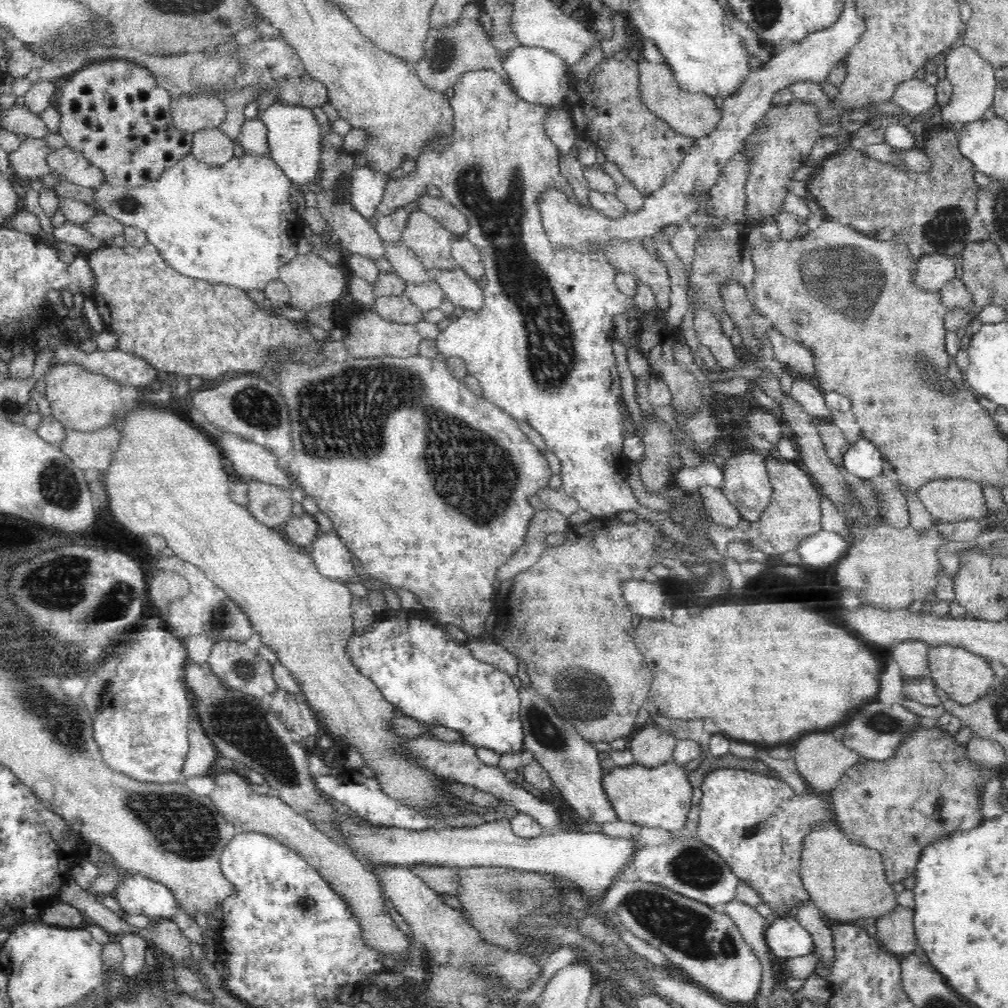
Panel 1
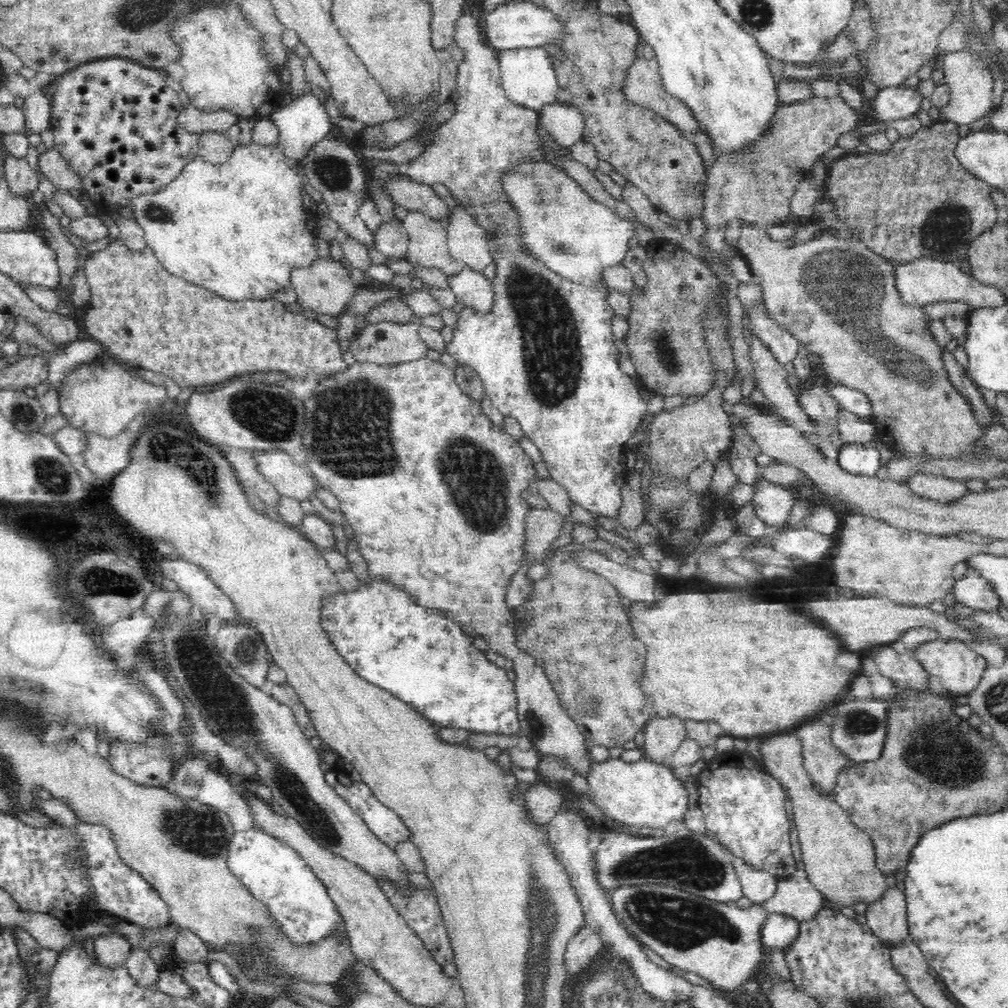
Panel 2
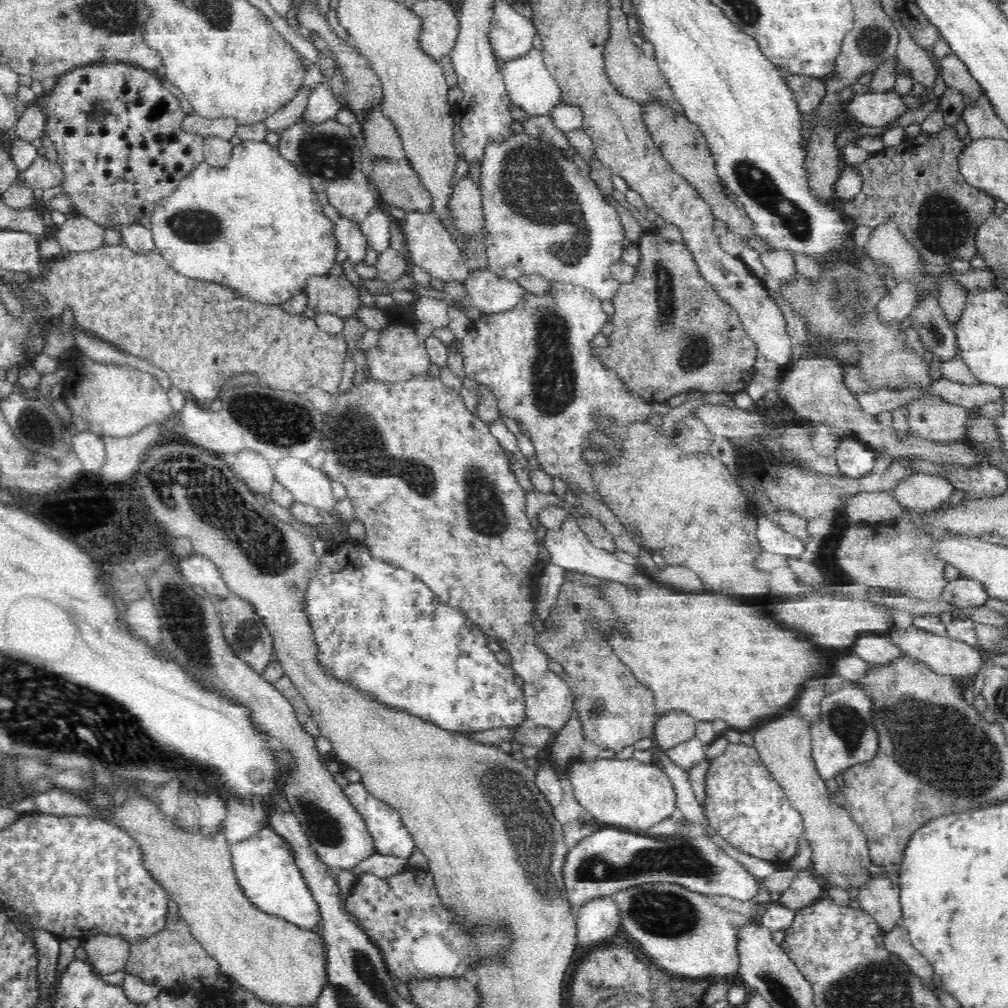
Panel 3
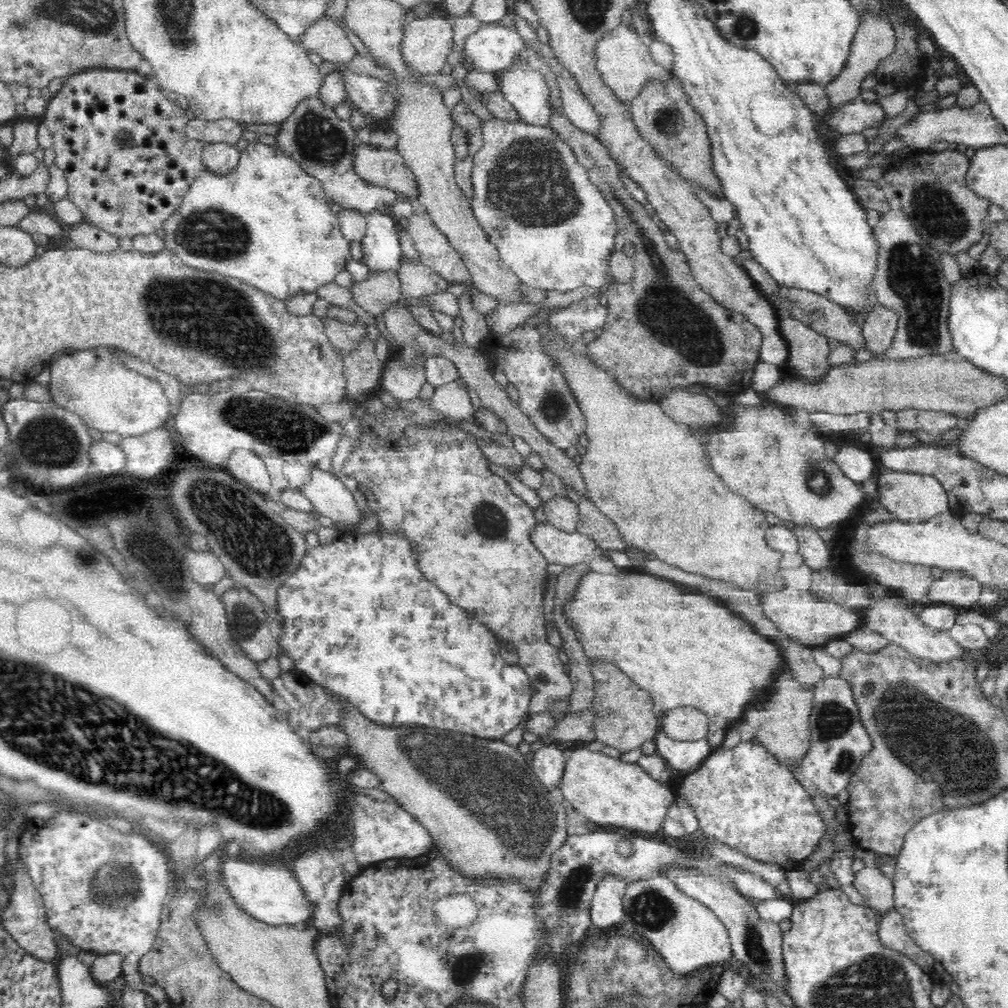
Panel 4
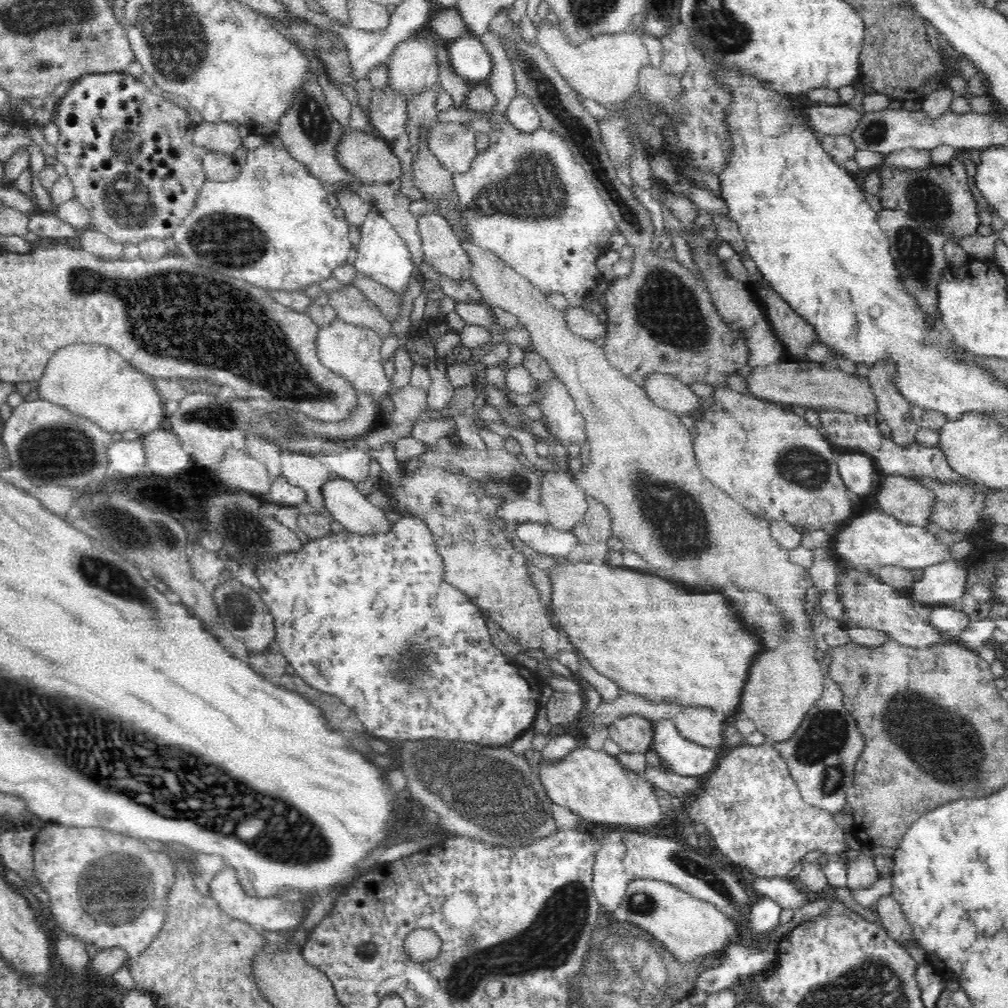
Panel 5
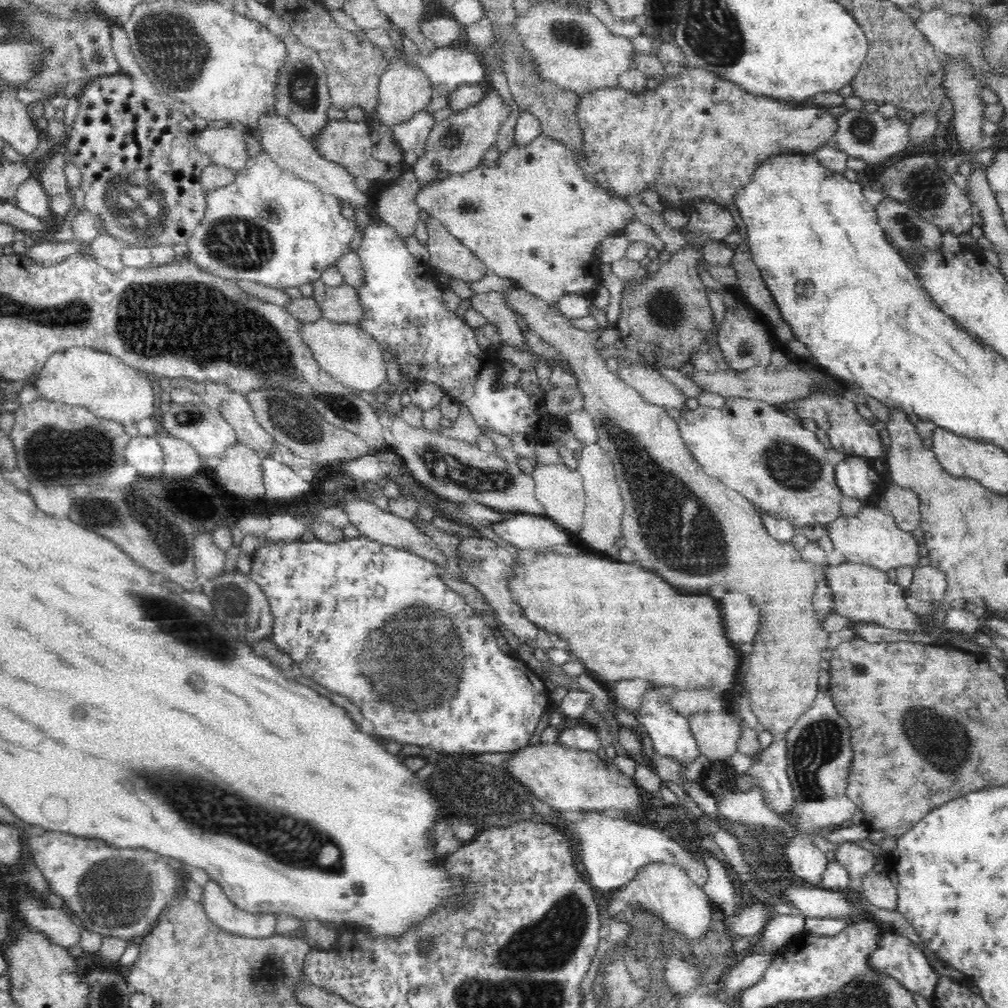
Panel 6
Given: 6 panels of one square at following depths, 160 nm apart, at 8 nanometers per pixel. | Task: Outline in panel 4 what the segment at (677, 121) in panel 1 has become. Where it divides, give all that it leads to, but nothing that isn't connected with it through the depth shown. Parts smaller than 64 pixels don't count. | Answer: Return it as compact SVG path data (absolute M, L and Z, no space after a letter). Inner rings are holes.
M618 26L616 30L608 32L604 38L596 42L594 46L594 61L596 69L605 84L612 90L619 102L629 104L634 101L648 80L668 80L672 73L662 69L654 62L649 53L649 46L642 43L640 36L632 26Z

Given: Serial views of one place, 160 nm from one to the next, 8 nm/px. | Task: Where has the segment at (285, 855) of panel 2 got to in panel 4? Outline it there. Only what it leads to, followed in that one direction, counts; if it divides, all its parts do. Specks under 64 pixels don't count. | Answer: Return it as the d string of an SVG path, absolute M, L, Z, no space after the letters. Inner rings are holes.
M294 856L284 857L284 861L258 862L238 858L225 860L220 868L220 883L226 887L228 895L234 899L240 911L253 916L270 926L294 925L302 927L307 924L313 910L312 902L306 898L293 873Z

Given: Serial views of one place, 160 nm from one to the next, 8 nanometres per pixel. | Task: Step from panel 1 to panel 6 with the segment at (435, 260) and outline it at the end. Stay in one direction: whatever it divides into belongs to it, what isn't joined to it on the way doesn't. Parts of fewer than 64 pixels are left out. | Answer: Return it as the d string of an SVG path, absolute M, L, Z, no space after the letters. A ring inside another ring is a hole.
M434 217L425 220L428 229L429 266L442 274L469 282L482 280L490 272L467 246Z

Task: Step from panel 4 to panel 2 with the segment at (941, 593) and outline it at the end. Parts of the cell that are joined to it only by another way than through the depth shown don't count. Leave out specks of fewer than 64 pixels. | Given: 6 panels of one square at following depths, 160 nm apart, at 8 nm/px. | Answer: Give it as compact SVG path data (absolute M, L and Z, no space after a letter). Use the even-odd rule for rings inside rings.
M968 569L962 580L956 580L951 594L961 605L986 611L996 611L1002 605L992 585L976 570Z

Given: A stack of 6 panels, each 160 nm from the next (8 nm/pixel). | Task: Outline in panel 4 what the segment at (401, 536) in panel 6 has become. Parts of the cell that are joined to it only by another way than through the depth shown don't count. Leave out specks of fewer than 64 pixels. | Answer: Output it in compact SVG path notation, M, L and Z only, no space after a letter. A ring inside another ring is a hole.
M312 470L311 481L300 491L310 500L315 514L332 518L335 525L344 527L344 530L357 530L365 517L365 512L358 508L353 491L348 490L346 485L330 472Z

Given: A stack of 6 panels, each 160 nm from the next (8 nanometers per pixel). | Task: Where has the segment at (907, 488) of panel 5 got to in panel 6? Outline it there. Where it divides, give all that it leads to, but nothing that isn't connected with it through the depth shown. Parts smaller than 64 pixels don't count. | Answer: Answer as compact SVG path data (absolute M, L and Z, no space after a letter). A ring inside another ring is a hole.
M893 483L887 486L883 508L892 514L900 530L912 532L919 527L919 507L920 500L912 490L900 488Z

